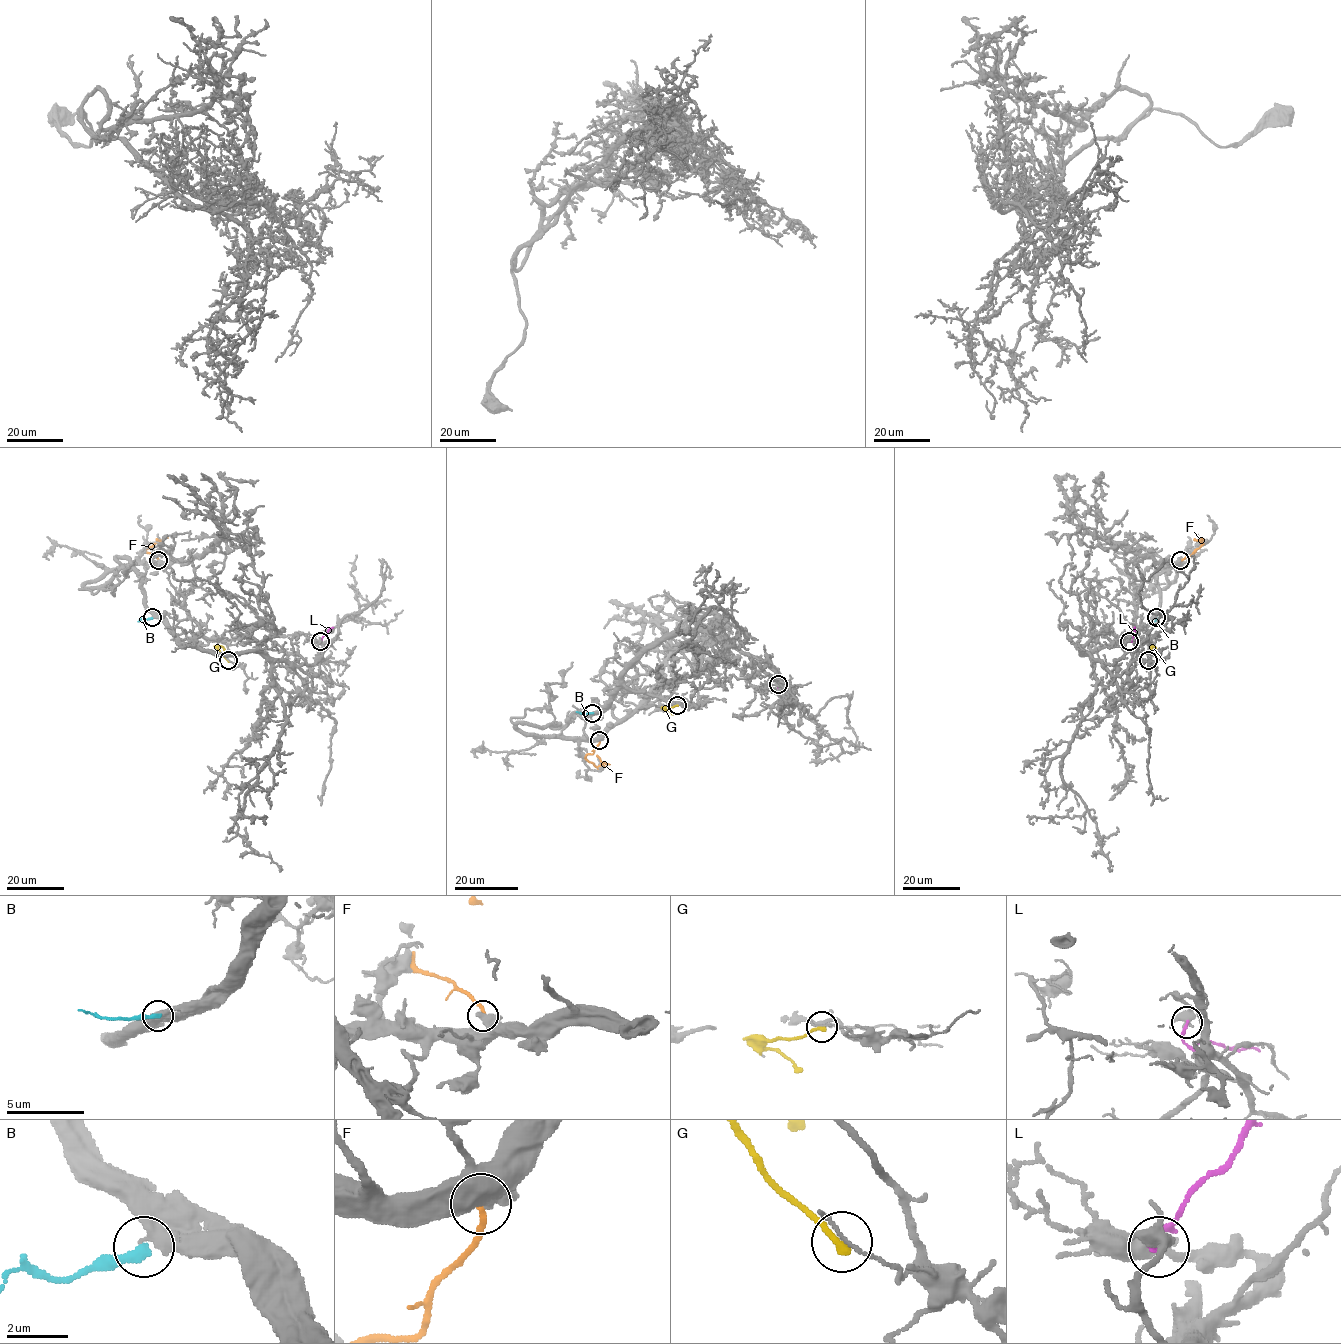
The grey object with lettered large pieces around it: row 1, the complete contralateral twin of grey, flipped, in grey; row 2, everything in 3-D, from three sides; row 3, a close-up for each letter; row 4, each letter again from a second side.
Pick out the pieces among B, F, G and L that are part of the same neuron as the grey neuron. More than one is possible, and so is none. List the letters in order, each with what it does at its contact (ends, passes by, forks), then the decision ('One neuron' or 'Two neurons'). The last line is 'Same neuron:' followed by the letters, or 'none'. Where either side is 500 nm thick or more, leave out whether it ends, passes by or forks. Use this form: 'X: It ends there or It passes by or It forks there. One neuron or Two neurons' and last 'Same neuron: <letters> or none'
B: It ends there. Two neurons
F: Two neurons
G: It ends there. Two neurons
L: It ends there. Two neurons
Same neuron: none

